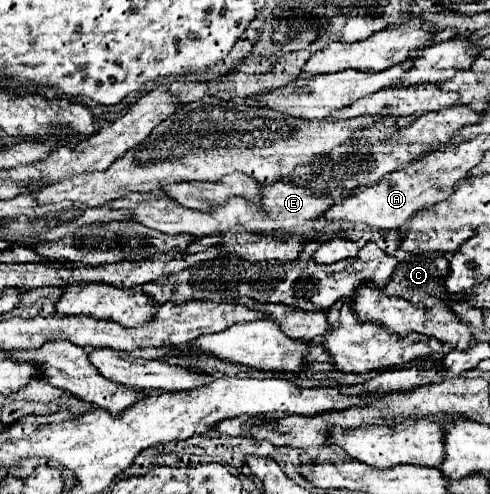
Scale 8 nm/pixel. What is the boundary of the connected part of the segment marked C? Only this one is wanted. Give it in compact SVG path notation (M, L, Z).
M445 253L407 255L401 263L397 263L397 269L395 269L389 285L385 285L381 289L381 293L403 297L413 305L425 305L425 309L431 309L435 305L447 303L447 299L449 299L449 291L445 289L447 275L449 275L449 259Z

